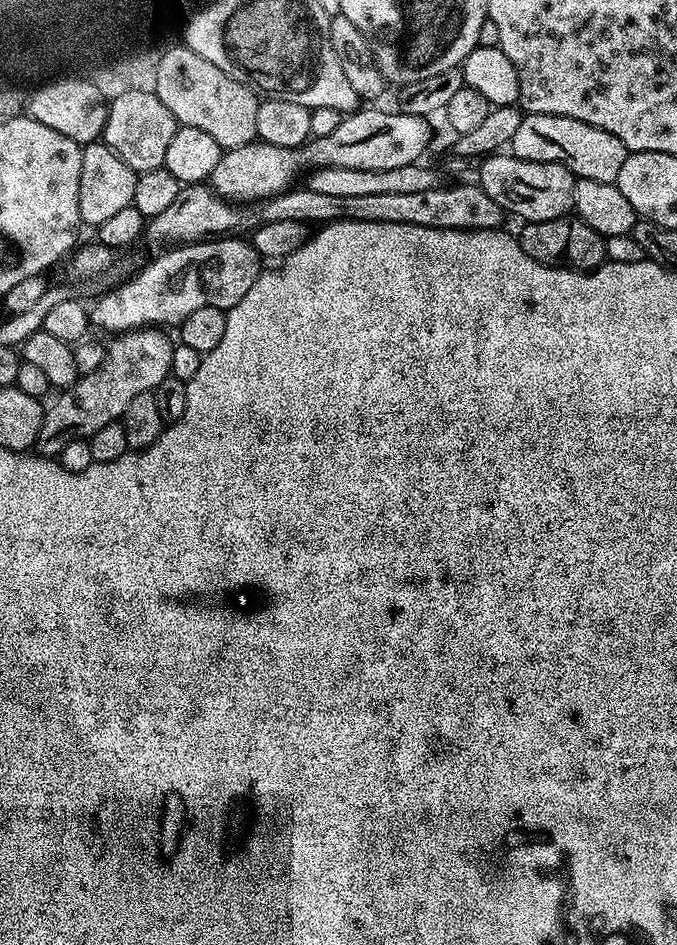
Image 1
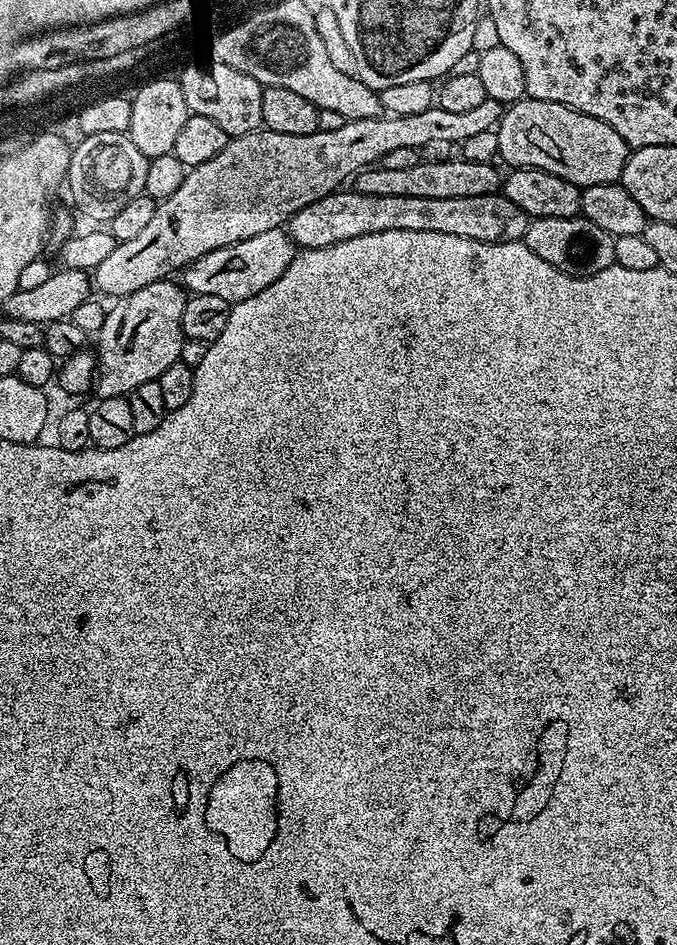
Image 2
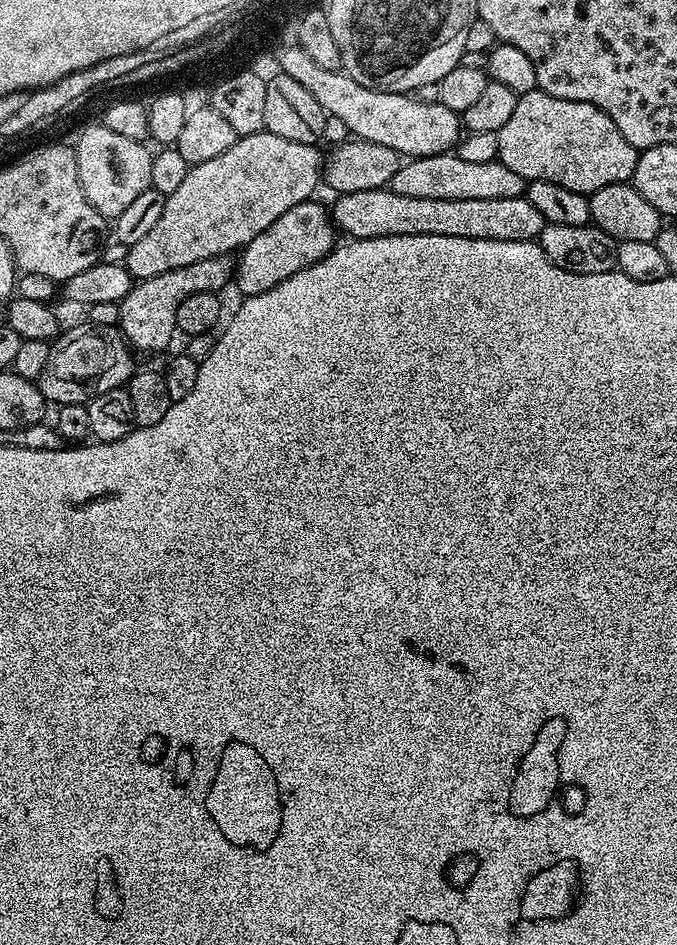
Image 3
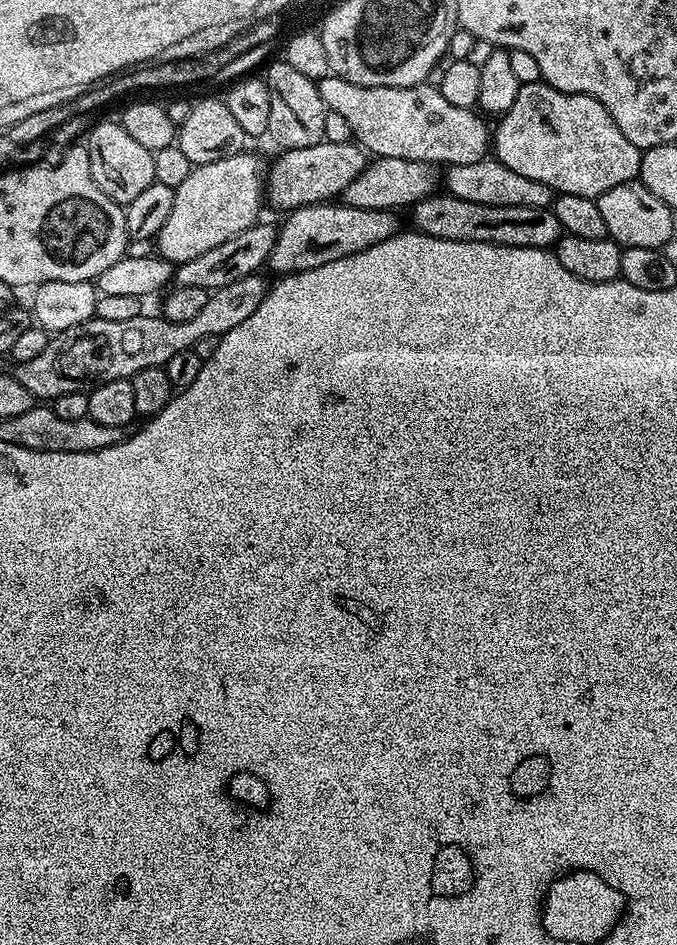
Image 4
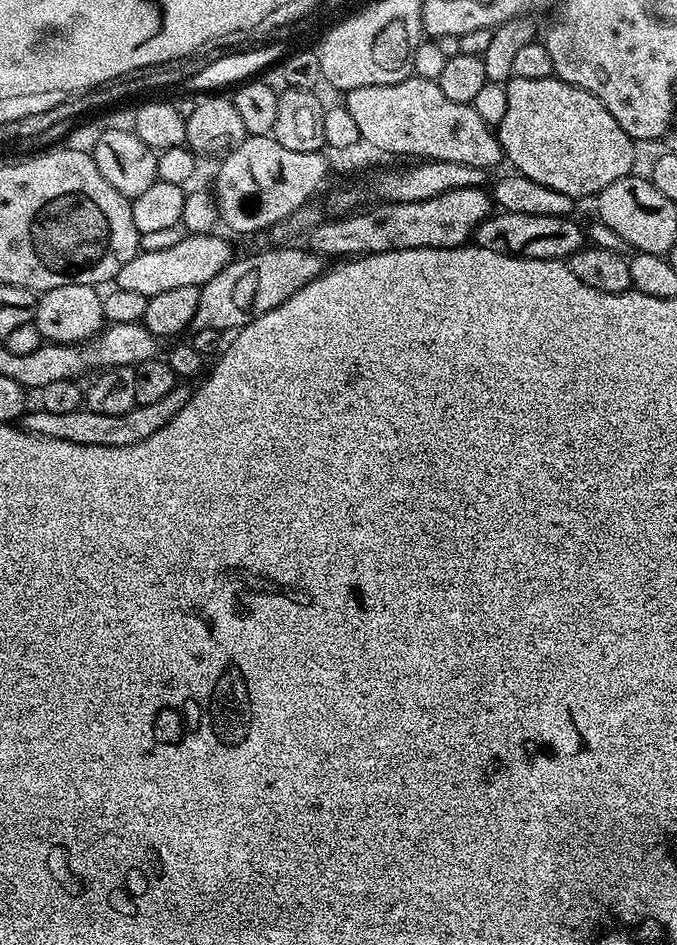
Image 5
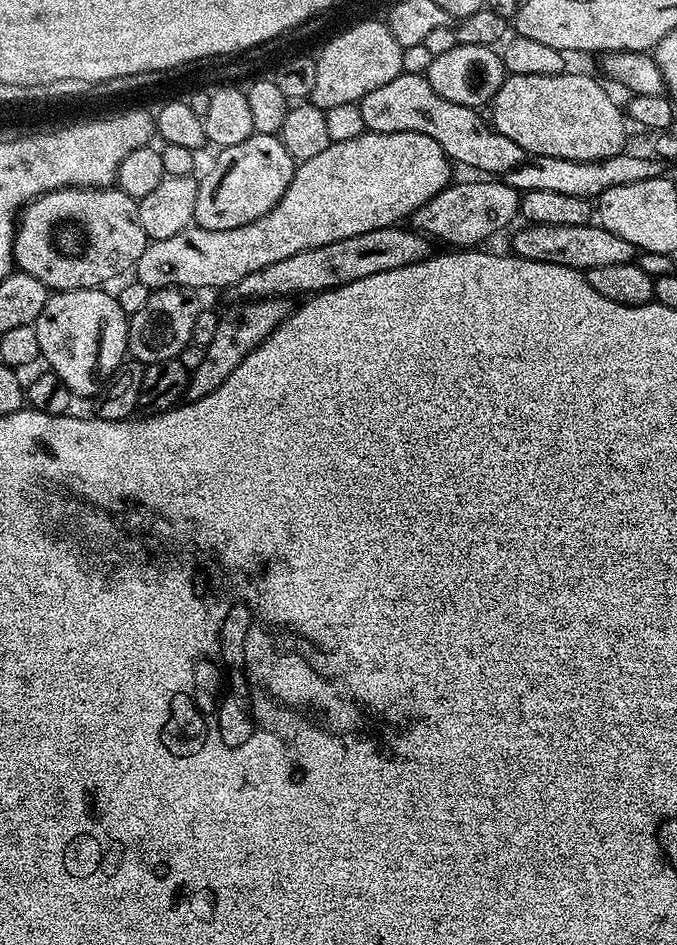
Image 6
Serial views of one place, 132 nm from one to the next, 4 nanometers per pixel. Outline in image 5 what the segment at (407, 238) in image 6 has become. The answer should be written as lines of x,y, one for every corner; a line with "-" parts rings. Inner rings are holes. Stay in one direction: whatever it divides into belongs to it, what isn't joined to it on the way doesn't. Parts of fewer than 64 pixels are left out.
268,246
265,252
256,252
253,256
244,256
234,258
231,263
227,264
210,282
200,285
198,294
198,310
192,319
192,328
200,332
228,332
239,330
254,322
254,318
262,318
266,310
274,310
274,306
282,306
286,298
298,294
302,286
314,282
326,271
325,257
319,256
307,246
301,248
292,248
296,246

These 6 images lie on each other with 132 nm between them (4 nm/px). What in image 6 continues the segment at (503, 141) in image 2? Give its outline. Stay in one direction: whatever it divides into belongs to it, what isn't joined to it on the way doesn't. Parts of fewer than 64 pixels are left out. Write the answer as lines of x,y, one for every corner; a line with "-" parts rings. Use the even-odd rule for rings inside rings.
571,70
553,76
505,75
490,111
492,127
518,142
529,157
550,155
560,159
604,160
623,153
630,139
621,105
619,108
612,101
611,94
598,81

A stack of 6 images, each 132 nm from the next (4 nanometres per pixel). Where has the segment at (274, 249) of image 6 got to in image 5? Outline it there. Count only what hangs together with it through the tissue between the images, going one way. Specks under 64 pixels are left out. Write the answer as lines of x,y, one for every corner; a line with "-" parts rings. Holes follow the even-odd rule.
184,234
181,240
173,242
169,248
152,248
136,253
122,270
118,270
115,287
138,292
143,296
162,294
162,290
174,290
174,286
194,286
210,282
218,270
222,270
234,259
232,248
217,234

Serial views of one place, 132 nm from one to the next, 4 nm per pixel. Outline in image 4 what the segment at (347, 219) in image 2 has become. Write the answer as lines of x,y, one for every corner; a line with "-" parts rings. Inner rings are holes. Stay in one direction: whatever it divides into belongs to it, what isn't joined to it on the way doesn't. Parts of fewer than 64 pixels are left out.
433,194
413,205
413,227
424,235
454,242
501,244
511,248
551,249
559,241
562,229
551,208
534,206
482,206
449,194

